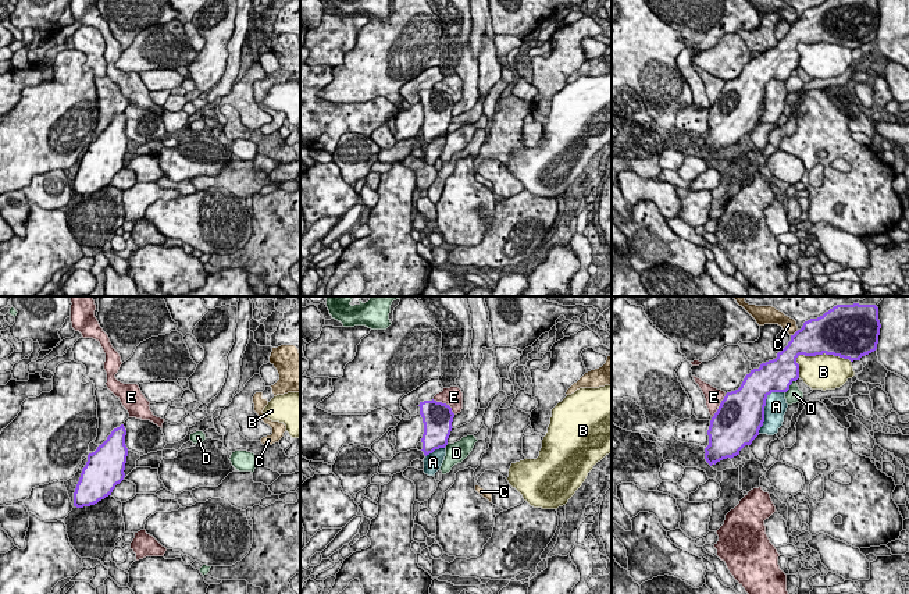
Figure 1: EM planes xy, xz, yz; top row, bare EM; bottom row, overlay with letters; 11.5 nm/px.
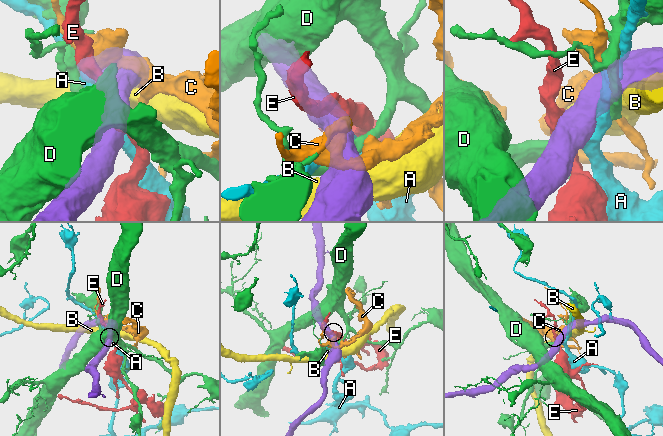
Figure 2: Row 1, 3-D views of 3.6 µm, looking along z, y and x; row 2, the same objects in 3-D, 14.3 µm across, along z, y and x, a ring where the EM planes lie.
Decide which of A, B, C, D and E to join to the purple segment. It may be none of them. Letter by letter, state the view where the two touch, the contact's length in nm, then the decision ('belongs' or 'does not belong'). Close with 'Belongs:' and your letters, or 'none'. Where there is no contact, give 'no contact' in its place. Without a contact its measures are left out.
A: yz | 600 nm | does not belong
B: yz | 650 nm | does not belong
C: yz | 120 nm | does not belong
D: yz | 200 nm | does not belong
E: xz | 320 nm | does not belong
Belongs: none

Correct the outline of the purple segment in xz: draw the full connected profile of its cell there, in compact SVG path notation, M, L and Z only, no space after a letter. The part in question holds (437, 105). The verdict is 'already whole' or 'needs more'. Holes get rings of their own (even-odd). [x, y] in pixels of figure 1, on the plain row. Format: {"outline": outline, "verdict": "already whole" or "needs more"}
{"outline": "M436 89L420 90L420 103L424 111L424 122L421 127L424 143L432 142L435 138L445 136L452 120L454 102L446 92Z", "verdict": "already whole"}

